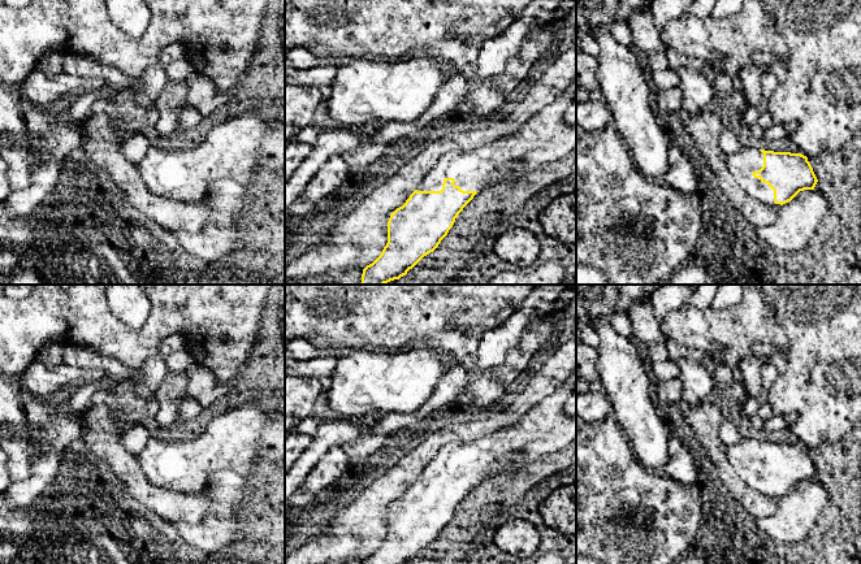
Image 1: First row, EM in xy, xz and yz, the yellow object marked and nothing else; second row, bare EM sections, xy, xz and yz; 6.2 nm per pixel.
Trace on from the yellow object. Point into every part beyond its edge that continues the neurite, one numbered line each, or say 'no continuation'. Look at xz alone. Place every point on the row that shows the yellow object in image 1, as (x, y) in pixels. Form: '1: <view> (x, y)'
1: xz (545, 138)

